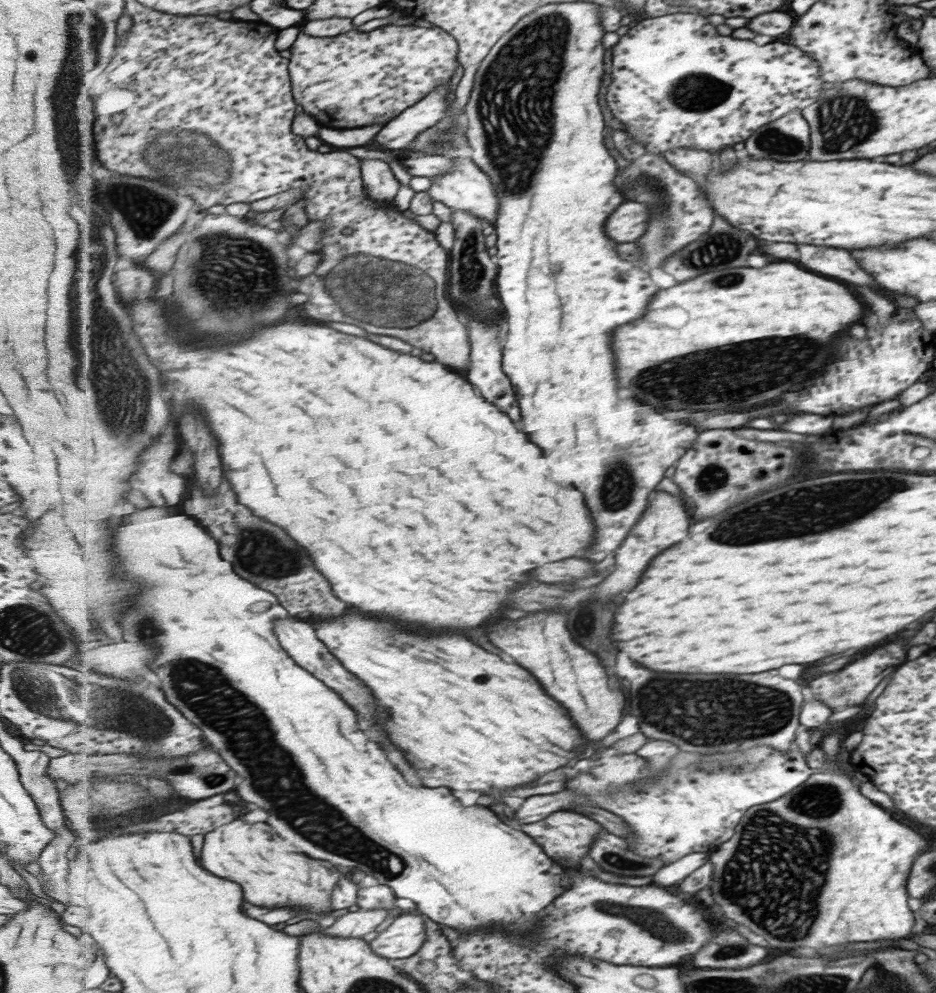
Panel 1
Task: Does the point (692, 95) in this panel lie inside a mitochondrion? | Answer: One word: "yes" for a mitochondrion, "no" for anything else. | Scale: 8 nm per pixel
yes

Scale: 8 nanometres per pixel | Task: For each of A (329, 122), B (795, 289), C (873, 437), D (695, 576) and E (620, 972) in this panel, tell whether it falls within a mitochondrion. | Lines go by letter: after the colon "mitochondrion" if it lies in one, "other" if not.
A: other
B: other
C: other
D: other
E: other

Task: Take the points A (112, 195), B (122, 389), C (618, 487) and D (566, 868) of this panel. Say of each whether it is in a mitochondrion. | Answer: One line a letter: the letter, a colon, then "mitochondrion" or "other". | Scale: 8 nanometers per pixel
A: mitochondrion
B: mitochondrion
C: mitochondrion
D: other

